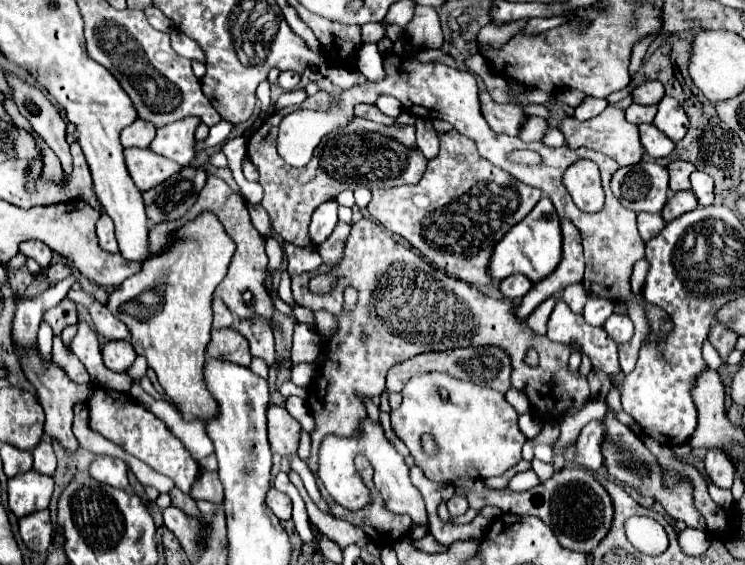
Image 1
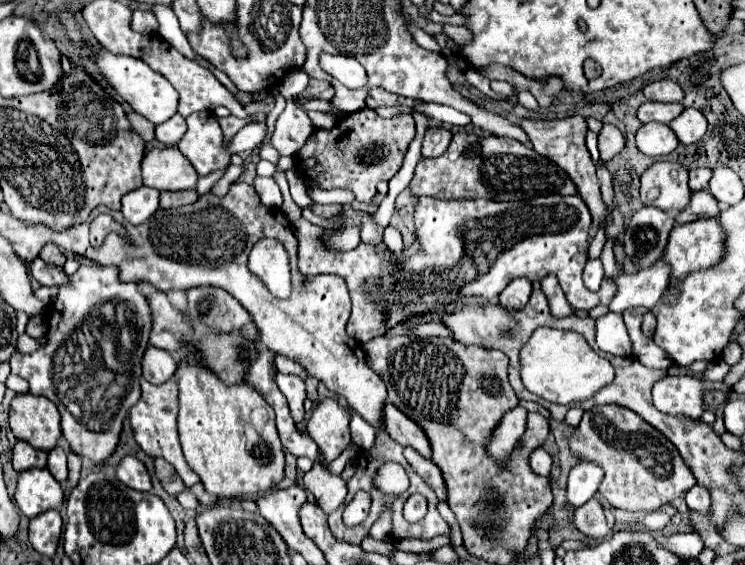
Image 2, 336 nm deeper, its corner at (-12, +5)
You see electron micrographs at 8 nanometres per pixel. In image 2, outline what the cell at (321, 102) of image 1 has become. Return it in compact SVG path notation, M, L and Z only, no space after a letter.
M366 107L342 117L332 131L314 131L296 157L300 161L308 157L318 159L316 167L302 171L304 179L318 181L322 189L350 189L356 201L368 203L376 195L376 185L380 181L390 181L398 173L414 135L416 123L410 113L382 119Z

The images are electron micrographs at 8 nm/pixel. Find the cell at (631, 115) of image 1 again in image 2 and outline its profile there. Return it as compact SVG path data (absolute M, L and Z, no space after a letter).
M646 101L646 103L640 105L640 109L638 109L638 119L640 119L642 123L650 123L650 121L670 123L670 121L676 119L682 111L684 111L684 105L682 105L682 103L652 103L652 101Z

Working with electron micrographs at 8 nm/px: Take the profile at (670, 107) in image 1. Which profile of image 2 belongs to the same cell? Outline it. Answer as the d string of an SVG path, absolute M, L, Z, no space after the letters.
M684 109L684 113L670 123L670 127L682 145L692 145L704 137L706 117L698 109Z

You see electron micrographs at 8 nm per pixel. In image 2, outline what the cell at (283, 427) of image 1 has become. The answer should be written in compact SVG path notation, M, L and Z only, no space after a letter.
M324 399L314 407L306 431L320 447L326 463L334 461L352 443L350 413L336 399Z

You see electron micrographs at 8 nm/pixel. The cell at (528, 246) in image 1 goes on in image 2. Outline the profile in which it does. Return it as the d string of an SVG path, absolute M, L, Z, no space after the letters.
M546 195L546 197L534 197L530 201L510 201L510 203L484 201L484 199L444 201L436 197L418 197L416 209L414 209L414 223L418 231L416 239L410 247L402 251L400 259L394 259L384 243L372 245L372 243L360 241L360 245L350 251L332 249L324 241L324 235L330 229L314 225L306 219L298 219L294 223L296 237L300 241L300 259L298 259L300 271L306 275L334 273L346 281L350 299L352 299L348 335L354 337L356 341L366 343L372 337L386 333L388 331L386 321L392 315L404 315L404 323L406 323L408 317L420 317L424 313L432 313L438 309L438 305L446 307L450 303L456 303L458 295L482 297L482 299L498 297L498 293L502 293L502 289L512 279L518 279L518 277L526 277L528 281L540 281L544 275L554 273L570 305L574 309L584 309L584 311L592 309L598 303L608 305L608 301L616 294L617 287L610 278L603 280L600 293L588 291L583 283L582 274L588 260L587 250L590 243L592 215L578 195L574 197Z

